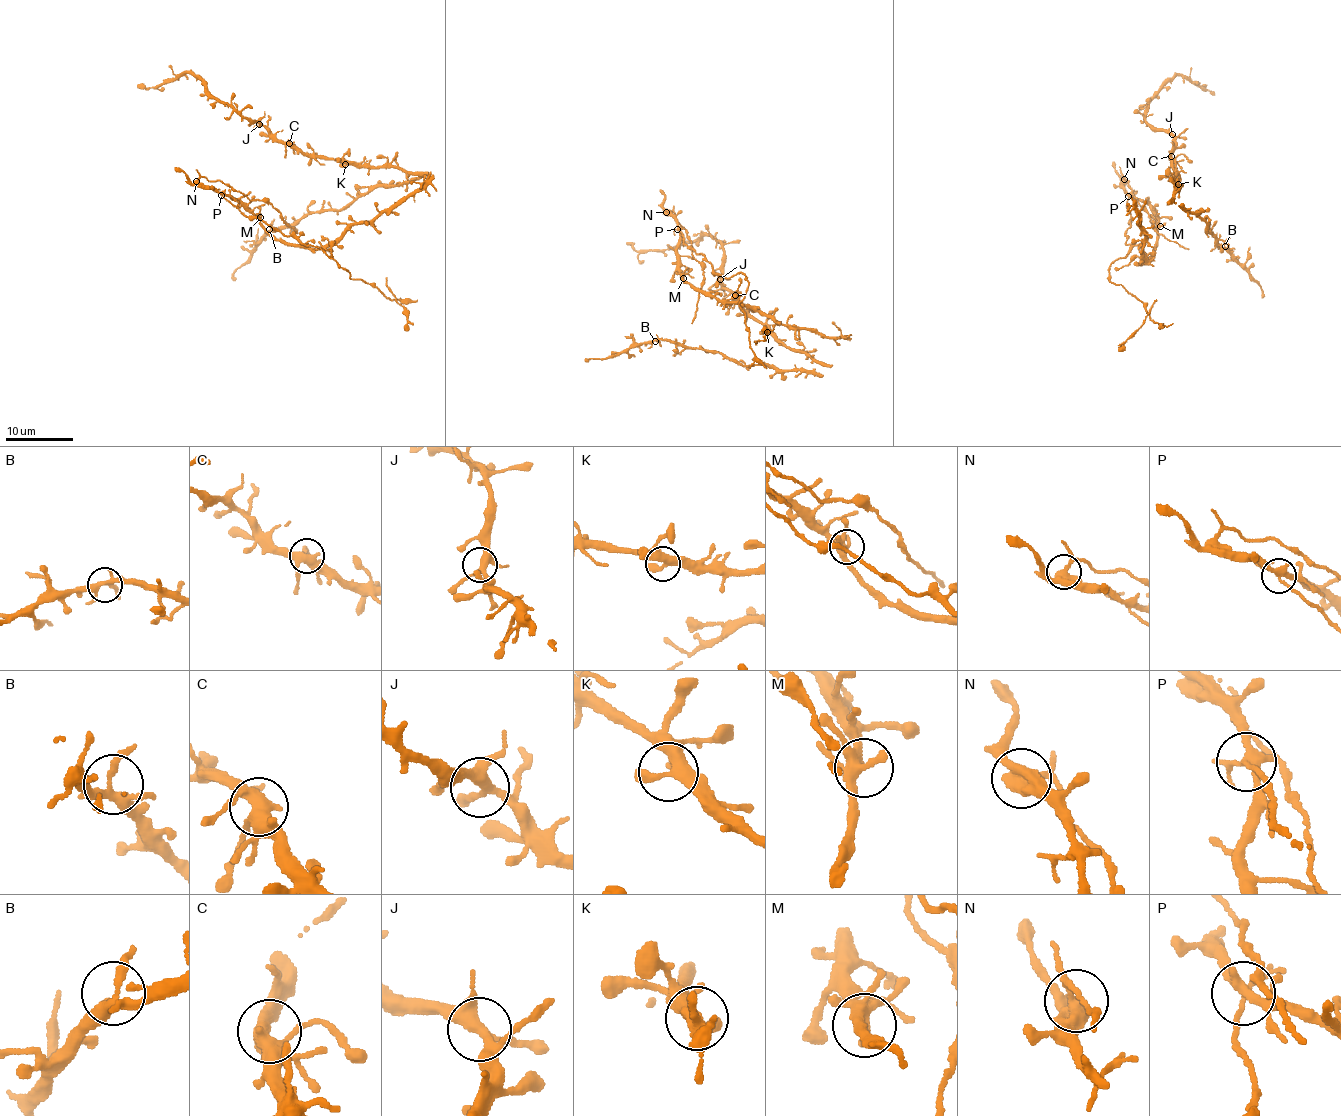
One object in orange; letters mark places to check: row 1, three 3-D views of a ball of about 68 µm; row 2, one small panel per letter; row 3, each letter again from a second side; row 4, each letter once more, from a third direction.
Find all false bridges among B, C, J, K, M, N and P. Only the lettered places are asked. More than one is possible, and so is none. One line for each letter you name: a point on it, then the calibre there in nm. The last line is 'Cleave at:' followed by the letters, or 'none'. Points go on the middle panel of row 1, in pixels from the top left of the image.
N: (666, 212) | 360 nm
P: (677, 229) | 260 nm
Cleave at: N, P

